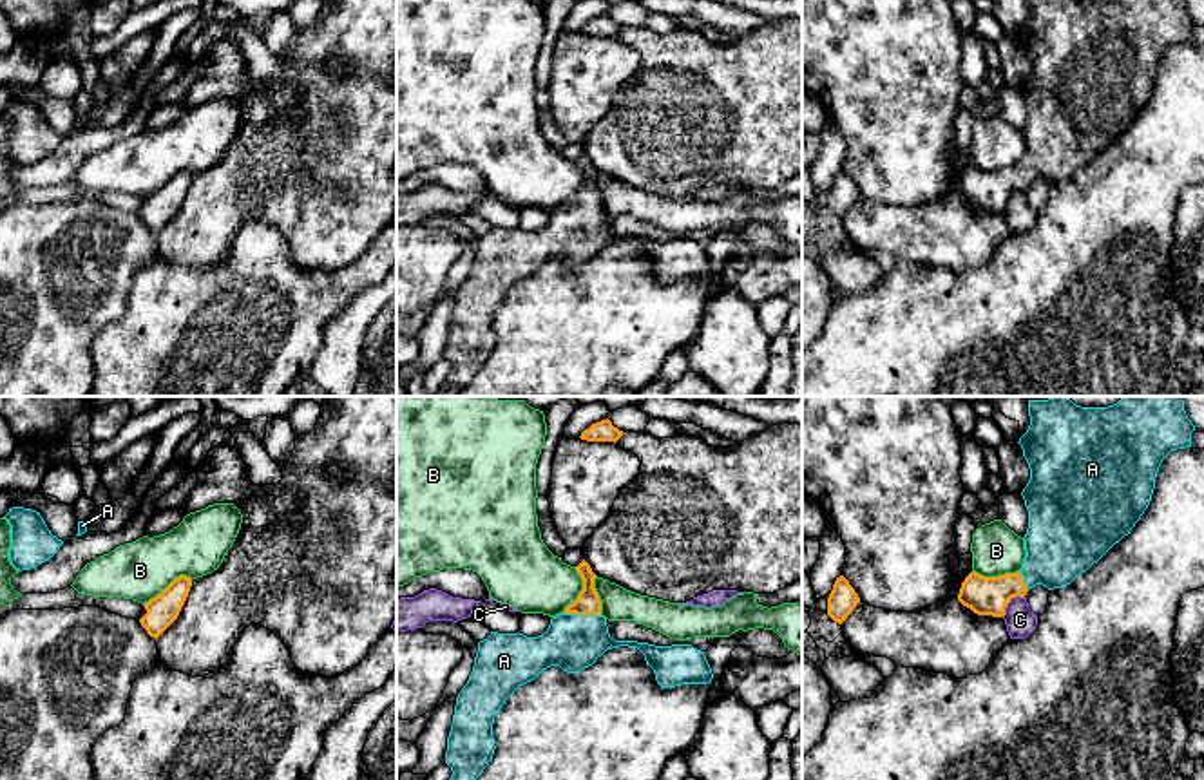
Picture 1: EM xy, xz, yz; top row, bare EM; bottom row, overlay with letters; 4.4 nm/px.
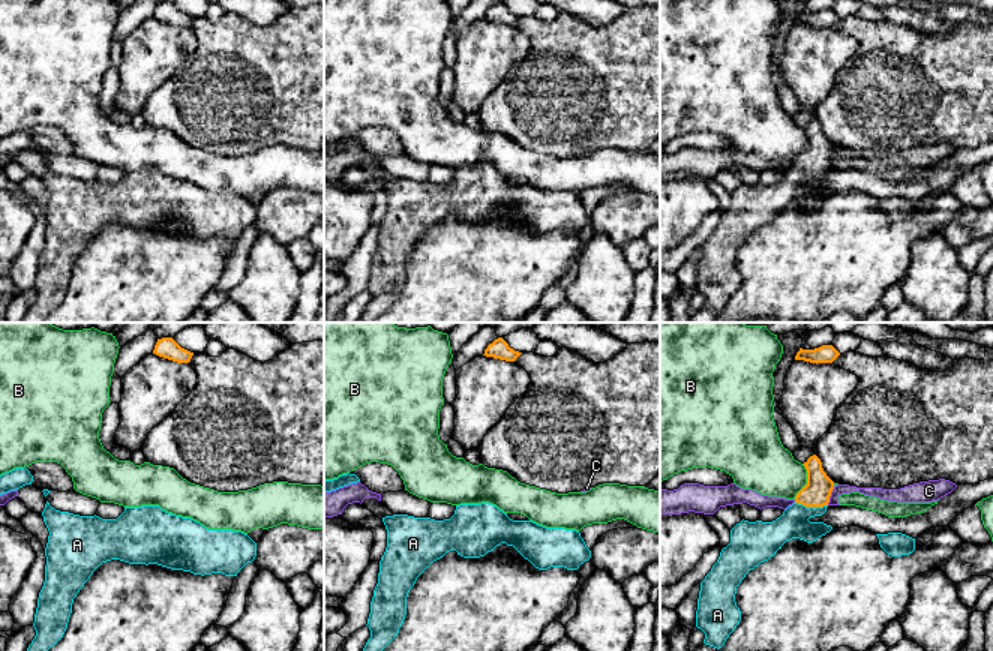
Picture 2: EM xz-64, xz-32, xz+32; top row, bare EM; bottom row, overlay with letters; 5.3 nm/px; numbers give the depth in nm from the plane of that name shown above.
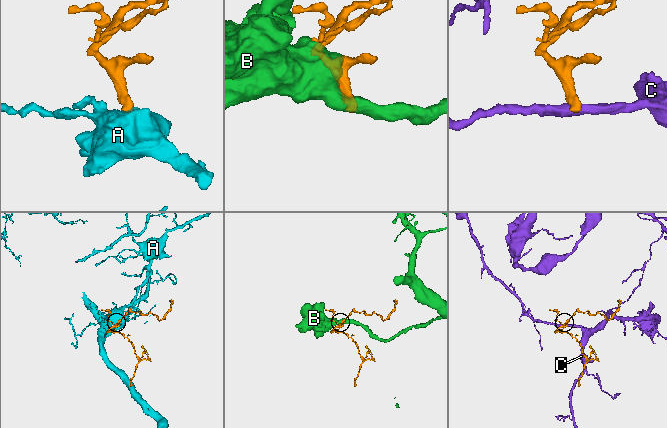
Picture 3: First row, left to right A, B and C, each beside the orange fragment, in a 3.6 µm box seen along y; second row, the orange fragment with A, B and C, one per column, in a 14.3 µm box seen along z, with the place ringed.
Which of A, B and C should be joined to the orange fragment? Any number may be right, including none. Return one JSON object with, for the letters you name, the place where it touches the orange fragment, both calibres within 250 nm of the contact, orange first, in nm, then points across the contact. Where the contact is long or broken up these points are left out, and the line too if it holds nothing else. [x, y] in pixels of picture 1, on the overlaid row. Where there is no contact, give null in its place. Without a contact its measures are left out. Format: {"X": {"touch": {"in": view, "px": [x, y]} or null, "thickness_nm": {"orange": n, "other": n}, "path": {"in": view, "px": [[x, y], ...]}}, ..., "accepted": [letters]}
{"A": {"touch": {"in": "xz", "px": [582, 614]}, "thickness_nm": {"orange": 110, "other": 240}, "path": {"in": "xz", "px": [[587, 603], [582, 614], [582, 630], [573, 643]]}}, "accepted": ["A"]}

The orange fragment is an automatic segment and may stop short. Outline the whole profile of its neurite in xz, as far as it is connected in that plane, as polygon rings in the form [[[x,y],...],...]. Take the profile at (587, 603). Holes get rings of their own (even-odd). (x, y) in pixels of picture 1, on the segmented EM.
[[[585,559],[576,570],[583,579],[583,590],[563,614],[550,619],[541,635],[491,632],[478,642],[474,666],[456,697],[447,737],[445,764],[453,771],[449,780],[476,780],[483,773],[496,749],[494,717],[520,686],[550,666],[579,673],[607,650],[628,646],[645,655],[661,688],[712,682],[713,673],[704,652],[692,644],[655,646],[612,639],[594,588],[596,574]]]

